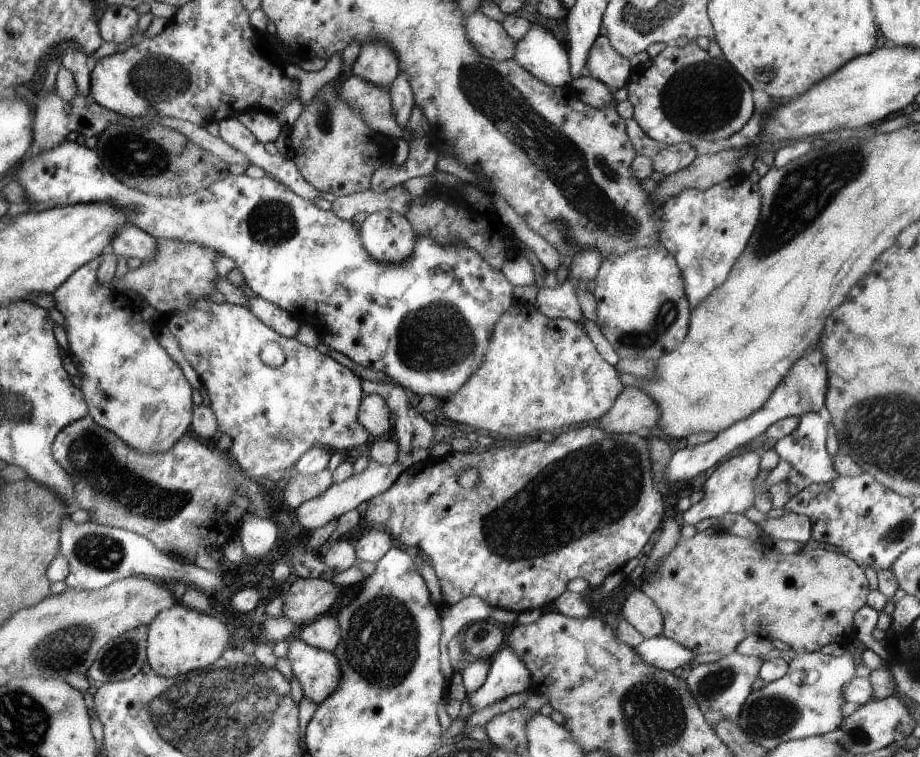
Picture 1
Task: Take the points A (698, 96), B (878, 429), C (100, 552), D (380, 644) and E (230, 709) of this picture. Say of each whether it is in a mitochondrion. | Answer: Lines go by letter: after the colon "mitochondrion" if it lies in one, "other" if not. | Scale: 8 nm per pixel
A: mitochondrion
B: mitochondrion
C: mitochondrion
D: mitochondrion
E: mitochondrion

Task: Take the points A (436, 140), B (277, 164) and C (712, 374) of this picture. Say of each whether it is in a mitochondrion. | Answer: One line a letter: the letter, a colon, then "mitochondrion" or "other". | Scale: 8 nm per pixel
A: other
B: other
C: other

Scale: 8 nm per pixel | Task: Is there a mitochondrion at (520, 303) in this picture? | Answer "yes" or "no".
no

